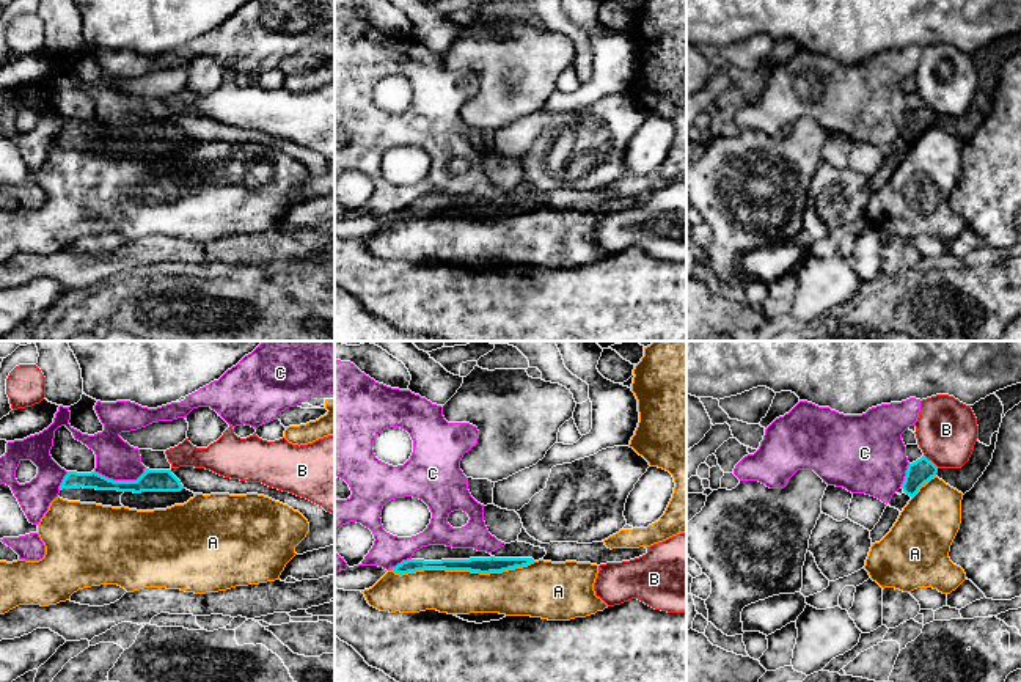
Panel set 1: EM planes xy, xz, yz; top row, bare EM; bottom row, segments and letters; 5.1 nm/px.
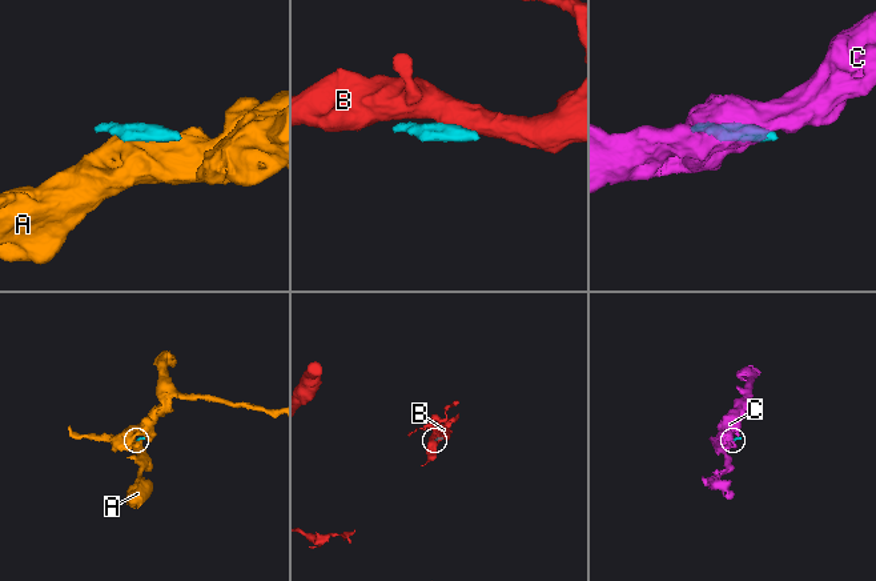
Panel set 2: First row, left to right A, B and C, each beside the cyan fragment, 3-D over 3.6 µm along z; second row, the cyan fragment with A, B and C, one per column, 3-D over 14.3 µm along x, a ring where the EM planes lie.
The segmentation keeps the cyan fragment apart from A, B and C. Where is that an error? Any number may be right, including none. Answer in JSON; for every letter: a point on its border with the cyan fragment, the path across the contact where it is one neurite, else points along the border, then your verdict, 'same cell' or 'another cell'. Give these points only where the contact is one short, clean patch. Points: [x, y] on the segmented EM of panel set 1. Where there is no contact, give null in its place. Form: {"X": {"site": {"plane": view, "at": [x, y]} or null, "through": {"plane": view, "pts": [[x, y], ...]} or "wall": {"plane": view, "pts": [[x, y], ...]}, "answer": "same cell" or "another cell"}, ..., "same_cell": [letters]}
{"A": {"site": {"plane": "xz", "at": [462, 569]}, "answer": "another cell"}, "B": {"site": {"plane": "yz", "at": [930, 461]}, "answer": "another cell"}, "C": {"site": {"plane": "xy", "at": [121, 481]}, "answer": "another cell"}, "same_cell": []}

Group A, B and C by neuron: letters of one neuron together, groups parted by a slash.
A / B / C

